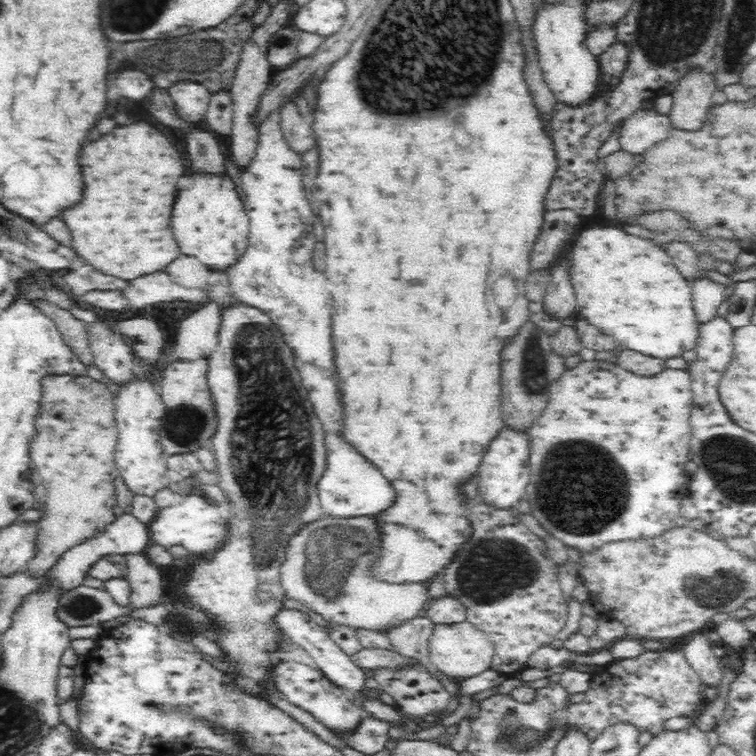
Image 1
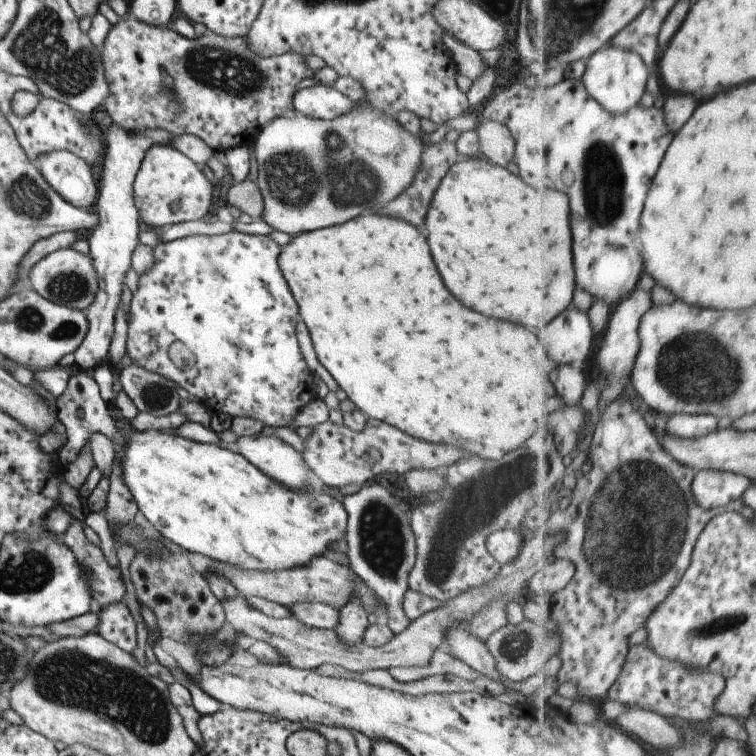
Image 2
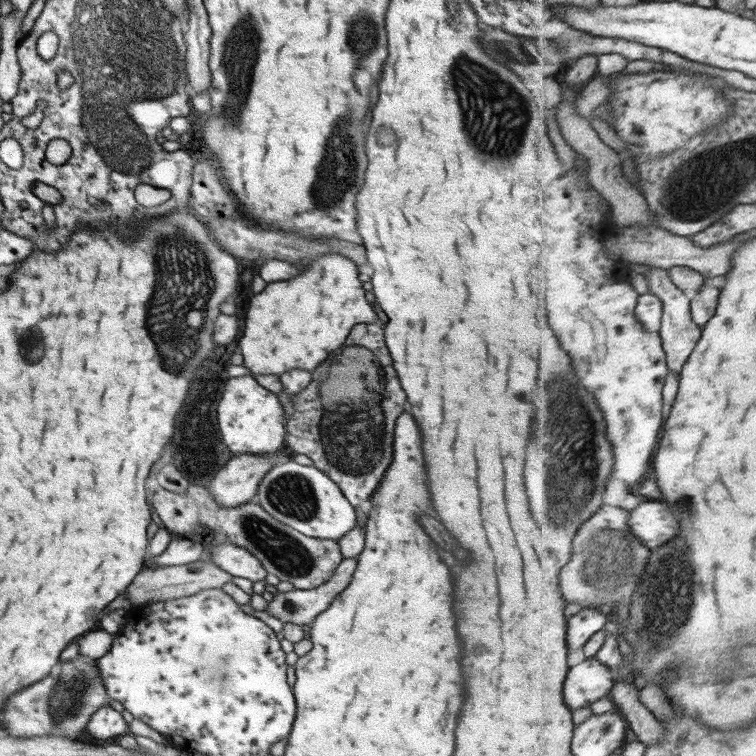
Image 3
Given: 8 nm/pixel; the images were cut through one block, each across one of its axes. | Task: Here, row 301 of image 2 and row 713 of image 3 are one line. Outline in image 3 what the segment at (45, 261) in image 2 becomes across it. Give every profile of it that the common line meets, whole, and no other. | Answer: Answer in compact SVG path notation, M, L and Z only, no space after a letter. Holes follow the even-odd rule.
M78 654L69 661L59 662L54 668L54 674L57 676L57 683L53 685L51 699L49 699L49 714L53 716L53 727L49 735L74 738L81 730L85 730L89 716L97 708L107 705L110 698L105 691L95 659Z

